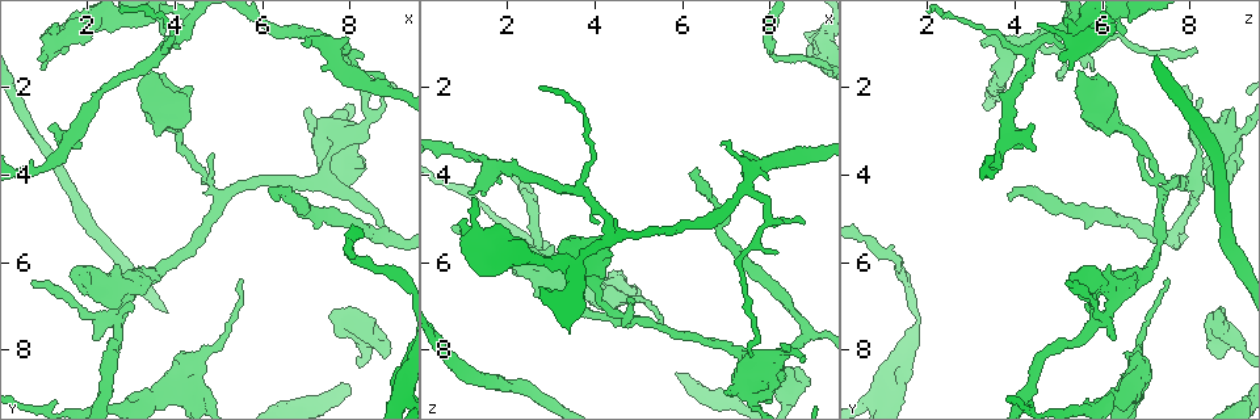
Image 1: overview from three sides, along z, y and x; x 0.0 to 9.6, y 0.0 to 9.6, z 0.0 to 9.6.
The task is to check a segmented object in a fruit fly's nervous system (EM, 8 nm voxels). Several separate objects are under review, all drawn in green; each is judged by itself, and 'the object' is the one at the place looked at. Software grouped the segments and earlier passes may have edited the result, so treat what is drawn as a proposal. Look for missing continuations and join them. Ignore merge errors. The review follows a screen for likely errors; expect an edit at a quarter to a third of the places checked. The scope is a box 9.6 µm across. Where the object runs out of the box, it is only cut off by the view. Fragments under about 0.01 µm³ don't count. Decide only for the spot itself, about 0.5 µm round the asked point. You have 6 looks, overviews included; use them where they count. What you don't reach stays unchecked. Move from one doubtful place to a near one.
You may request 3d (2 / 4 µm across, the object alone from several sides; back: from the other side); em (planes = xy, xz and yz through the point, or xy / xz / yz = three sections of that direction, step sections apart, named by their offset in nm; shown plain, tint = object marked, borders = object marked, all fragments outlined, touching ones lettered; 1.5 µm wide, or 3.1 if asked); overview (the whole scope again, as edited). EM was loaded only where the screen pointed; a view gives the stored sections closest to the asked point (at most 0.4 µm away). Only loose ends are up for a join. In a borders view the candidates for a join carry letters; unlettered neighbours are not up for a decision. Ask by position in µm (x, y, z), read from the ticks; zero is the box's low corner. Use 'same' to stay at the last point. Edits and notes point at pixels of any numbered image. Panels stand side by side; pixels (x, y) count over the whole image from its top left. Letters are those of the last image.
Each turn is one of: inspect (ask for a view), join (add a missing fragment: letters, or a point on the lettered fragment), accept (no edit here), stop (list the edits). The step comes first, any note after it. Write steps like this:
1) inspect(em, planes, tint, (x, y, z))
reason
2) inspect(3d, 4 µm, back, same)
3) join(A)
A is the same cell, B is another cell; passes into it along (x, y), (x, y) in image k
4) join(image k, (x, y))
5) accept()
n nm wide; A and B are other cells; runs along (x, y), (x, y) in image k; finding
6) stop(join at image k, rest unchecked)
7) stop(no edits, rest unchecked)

inspect(3d, 4 µm, (5.50, 6.40, 7.50))
an open end

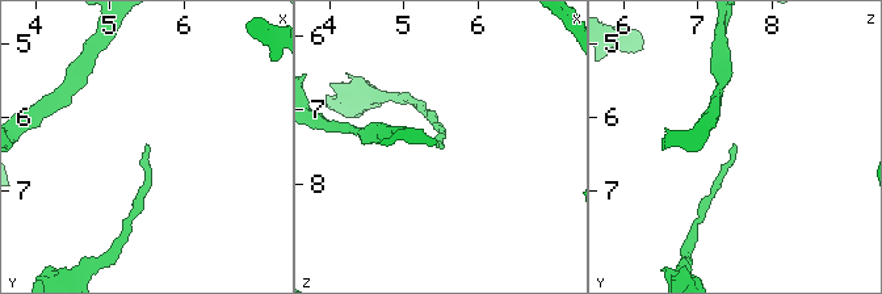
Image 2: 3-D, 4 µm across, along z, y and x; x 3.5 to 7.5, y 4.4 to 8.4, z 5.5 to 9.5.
inspect(em, planes, borders, (5.50, 6.40, 7.55))
now the EM

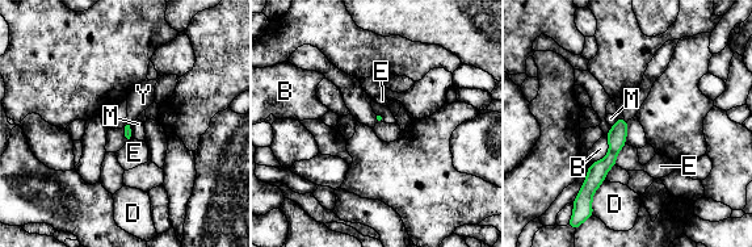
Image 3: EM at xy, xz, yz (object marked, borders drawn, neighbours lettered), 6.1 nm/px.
join(Y)
Y is the same cell, B, D, E and M are other cells; passes into it along (617, 135), (620, 118), (620, 103) in image 3; it goes on there

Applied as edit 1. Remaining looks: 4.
inspect(overview)

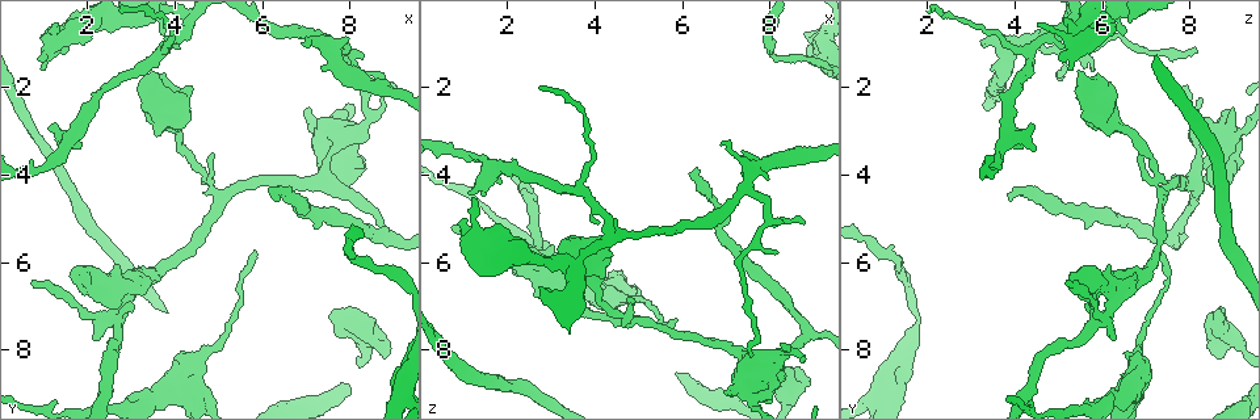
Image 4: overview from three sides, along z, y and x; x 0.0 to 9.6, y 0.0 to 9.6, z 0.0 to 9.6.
inspect(em, planes, plain, (7.55, 3.75, 8.10))
thick end

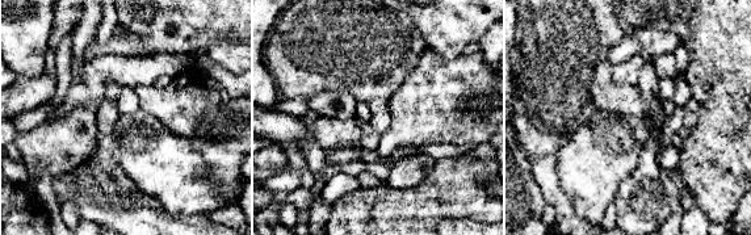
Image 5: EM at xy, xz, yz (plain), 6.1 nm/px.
inspect(em, planes, borders, same)

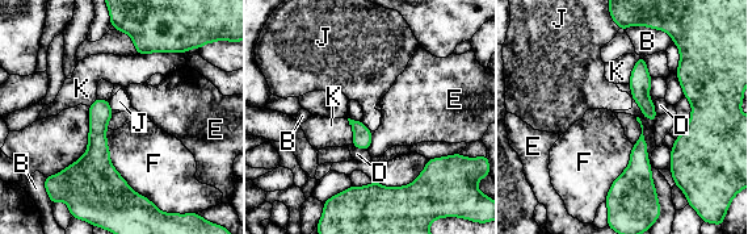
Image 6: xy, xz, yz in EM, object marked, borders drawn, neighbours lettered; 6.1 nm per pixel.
accept()
F touches over 550 nm; B, D, E, F, J and K are other cells; border along (106, 128), (112, 166), (154, 203) in image 6; none of them fits

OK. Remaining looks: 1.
stop(join at image 3, rest unchecked)

